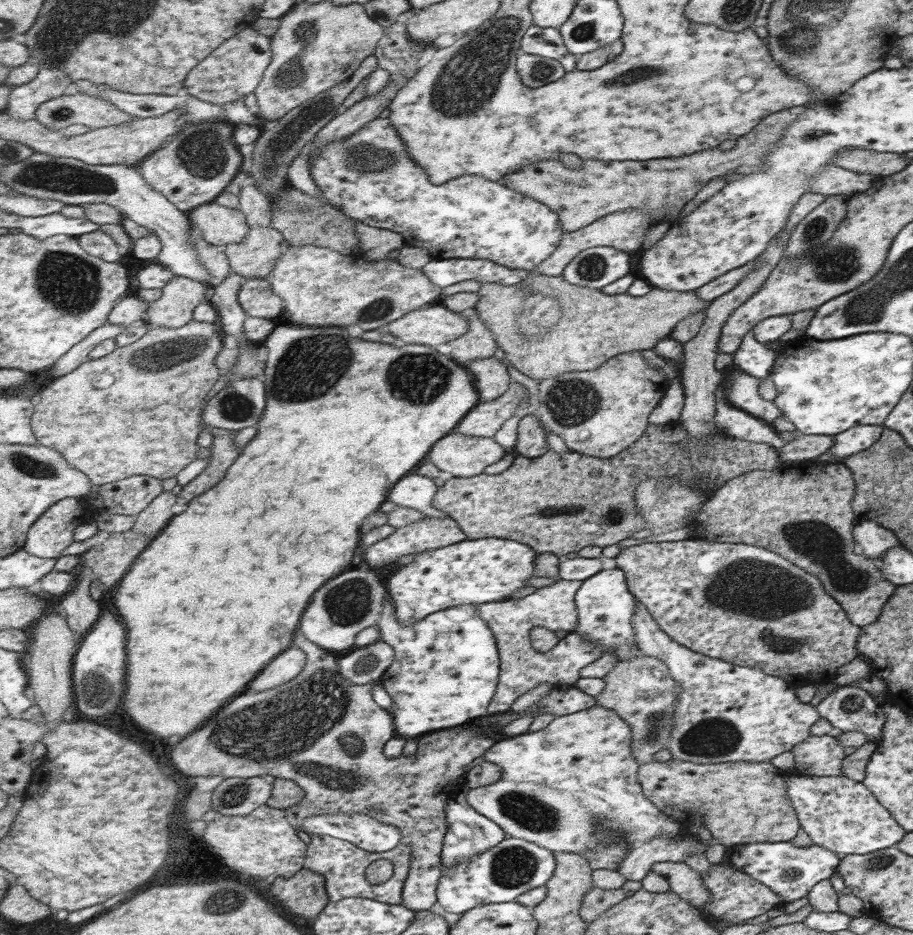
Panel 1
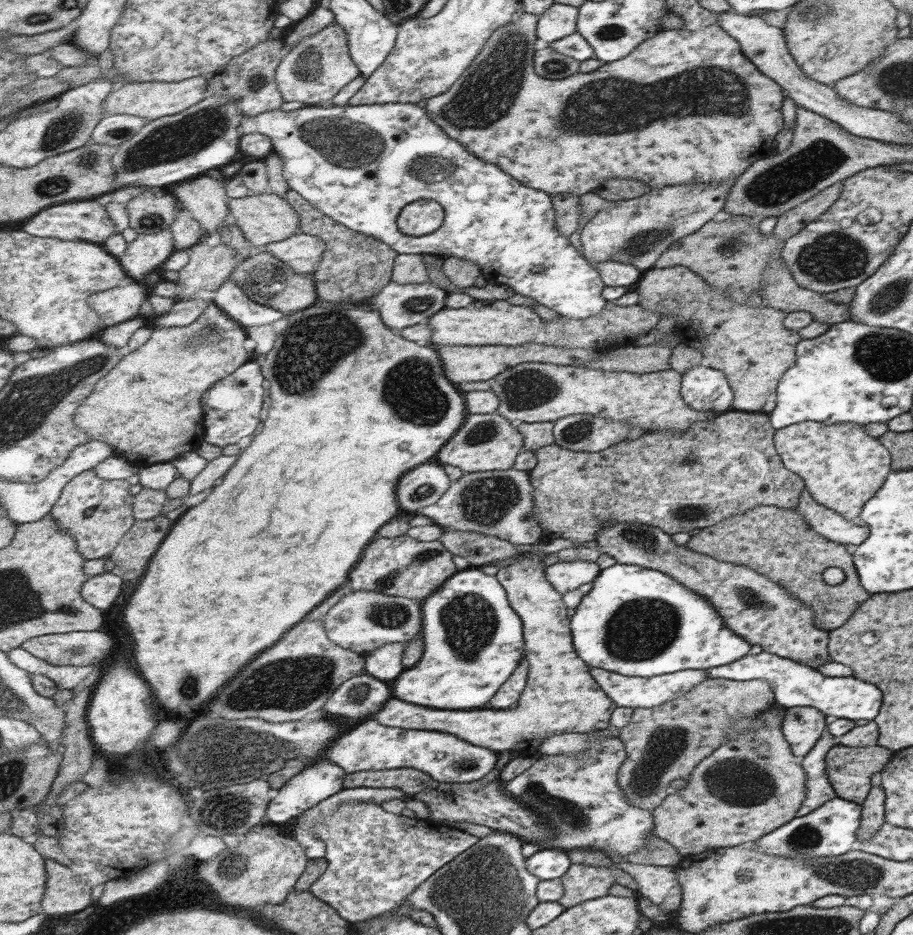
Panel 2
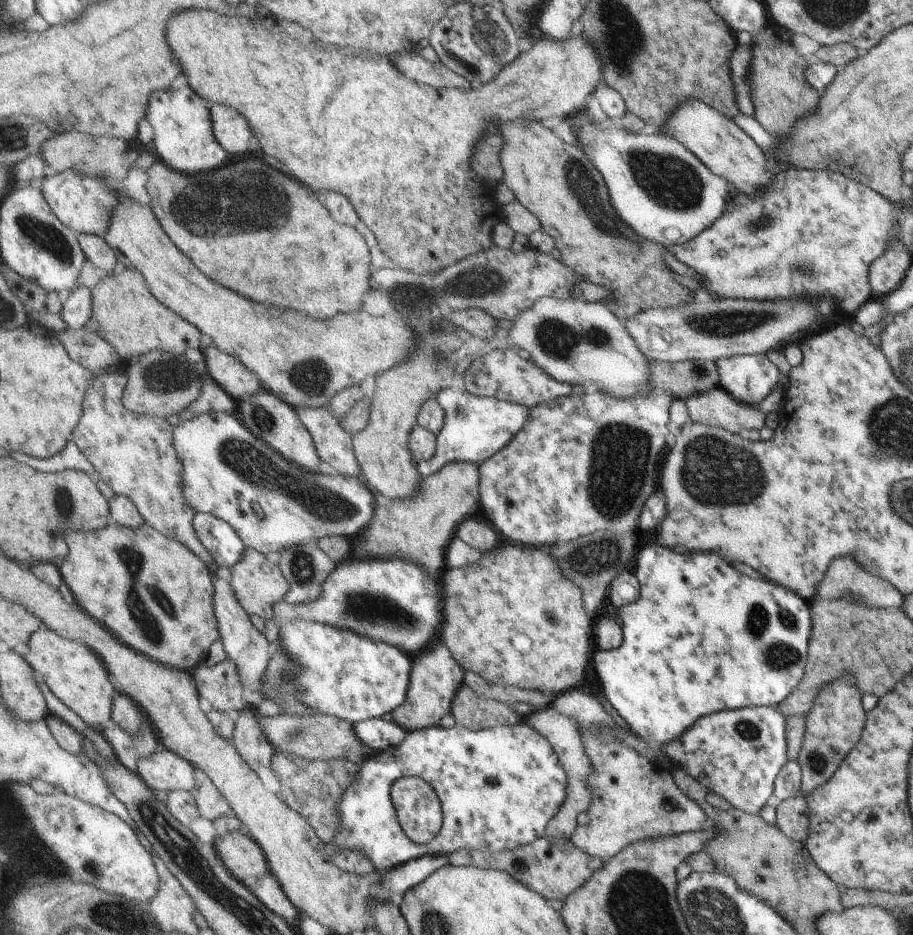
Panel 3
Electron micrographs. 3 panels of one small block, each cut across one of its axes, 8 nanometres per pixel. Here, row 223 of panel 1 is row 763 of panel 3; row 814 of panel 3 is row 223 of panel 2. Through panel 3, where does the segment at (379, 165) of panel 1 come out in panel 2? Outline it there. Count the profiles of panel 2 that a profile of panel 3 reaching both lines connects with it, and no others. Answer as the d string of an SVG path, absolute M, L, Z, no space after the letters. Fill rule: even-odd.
M390 103L390 104L368 104L357 106L349 104L347 106L335 106L331 108L320 108L317 105L303 107L294 112L286 110L276 110L258 116L250 116L254 119L257 133L266 134L274 142L275 152L281 154L286 161L285 175L288 178L292 189L299 192L301 196L316 209L322 210L326 215L335 218L339 223L345 224L348 229L359 233L367 234L391 246L398 254L433 254L437 257L458 257L475 262L480 268L483 276L488 282L496 284L507 284L511 286L516 293L522 296L530 296L538 303L544 304L568 318L589 318L601 312L607 304L604 297L605 283L601 278L598 269L583 256L570 243L569 237L562 235L556 227L556 207L552 196L545 191L536 190L534 187L527 187L518 182L512 175L506 174L501 167L494 163L481 160L472 152L466 150L457 140L450 138L438 122L434 122L430 114L420 106L411 103ZM420 199L436 200L443 207L445 217L440 230L434 231L426 236L408 236L397 227L397 218L404 207Z

